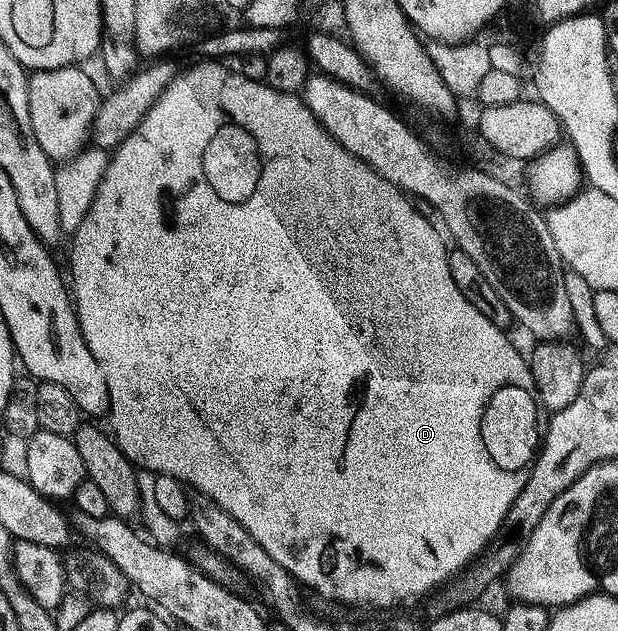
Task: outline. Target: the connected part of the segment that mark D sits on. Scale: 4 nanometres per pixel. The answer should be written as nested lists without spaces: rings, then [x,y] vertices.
[[[203,59],[199,63],[200,65],[195,65],[184,73],[182,70],[171,80],[157,103],[149,107],[145,119],[141,119],[137,128],[110,154],[108,169],[97,187],[92,206],[70,238],[69,292],[73,298],[75,314],[79,316],[81,335],[89,351],[93,351],[93,359],[97,359],[101,371],[105,371],[105,383],[109,383],[109,422],[111,421],[113,440],[131,460],[132,465],[142,467],[152,475],[164,473],[176,477],[177,480],[186,482],[192,490],[213,499],[213,503],[229,511],[229,515],[233,515],[233,519],[237,519],[237,523],[241,523],[241,527],[245,527],[245,531],[249,531],[249,535],[253,535],[253,539],[261,543],[264,551],[277,564],[285,567],[285,571],[300,586],[308,590],[316,589],[325,600],[340,601],[343,605],[372,605],[375,609],[391,609],[394,605],[407,605],[418,597],[426,598],[448,584],[456,575],[462,574],[490,546],[509,507],[513,507],[513,499],[517,499],[517,495],[521,495],[521,487],[525,487],[525,479],[531,472],[531,462],[541,448],[541,406],[535,394],[528,358],[524,354],[522,357],[511,346],[504,330],[489,323],[489,319],[485,319],[485,315],[481,315],[481,311],[477,311],[477,307],[473,307],[473,303],[469,303],[469,299],[465,299],[465,295],[457,291],[457,283],[453,283],[453,275],[449,275],[449,245],[444,234],[439,234],[431,226],[430,219],[421,210],[415,209],[416,202],[408,194],[389,183],[389,179],[377,175],[373,167],[354,157],[348,149],[341,147],[341,143],[337,143],[337,139],[333,139],[333,135],[329,135],[329,131],[321,127],[313,111],[309,111],[309,107],[296,94],[279,93],[272,85],[245,79],[245,75],[237,75],[235,70],[227,68],[226,64],[218,60]]]

